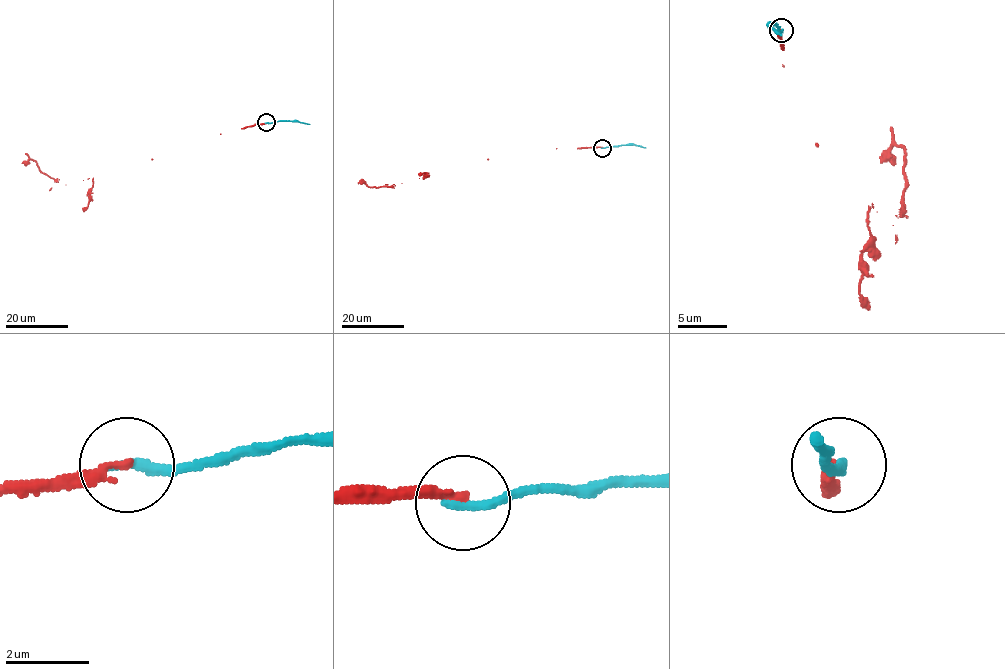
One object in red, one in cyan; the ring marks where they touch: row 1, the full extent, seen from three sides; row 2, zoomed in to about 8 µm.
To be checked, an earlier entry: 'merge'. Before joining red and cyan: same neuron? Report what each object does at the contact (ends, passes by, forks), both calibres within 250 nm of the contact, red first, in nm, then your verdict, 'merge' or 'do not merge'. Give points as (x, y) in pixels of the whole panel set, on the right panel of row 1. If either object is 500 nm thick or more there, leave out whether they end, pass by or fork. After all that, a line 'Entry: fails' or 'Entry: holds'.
red ends; cyan ends; calibres 200 and 240 nm; do not merge
Entry: fails

